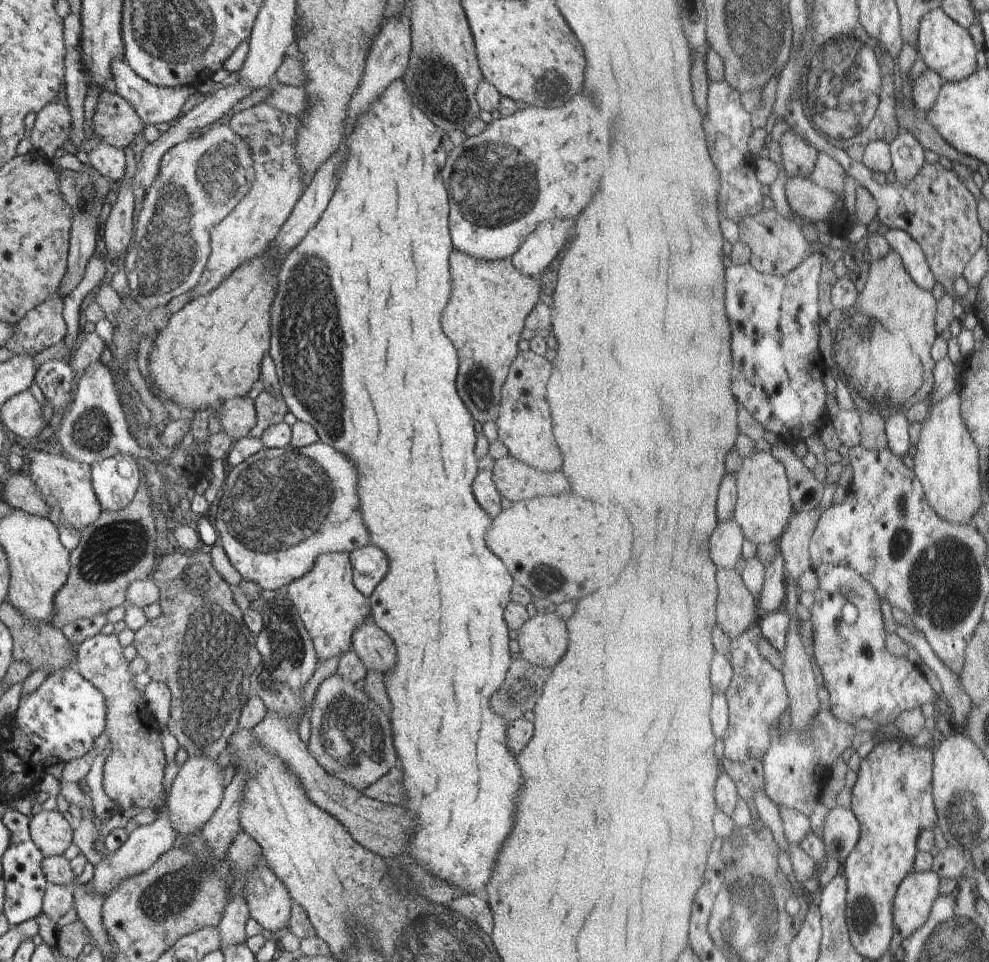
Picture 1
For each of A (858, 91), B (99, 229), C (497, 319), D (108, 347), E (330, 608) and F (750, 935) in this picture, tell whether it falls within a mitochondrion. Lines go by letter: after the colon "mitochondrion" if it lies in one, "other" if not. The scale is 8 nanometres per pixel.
A: mitochondrion
B: other
C: other
D: other
E: other
F: mitochondrion

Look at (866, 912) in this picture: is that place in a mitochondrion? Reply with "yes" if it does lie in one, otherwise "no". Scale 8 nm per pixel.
yes

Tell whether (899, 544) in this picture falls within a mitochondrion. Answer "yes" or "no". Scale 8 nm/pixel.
yes

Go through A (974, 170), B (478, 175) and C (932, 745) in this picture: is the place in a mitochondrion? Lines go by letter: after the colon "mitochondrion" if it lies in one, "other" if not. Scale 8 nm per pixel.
A: other
B: mitochondrion
C: other

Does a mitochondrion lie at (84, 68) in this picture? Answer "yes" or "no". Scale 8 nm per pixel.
no

